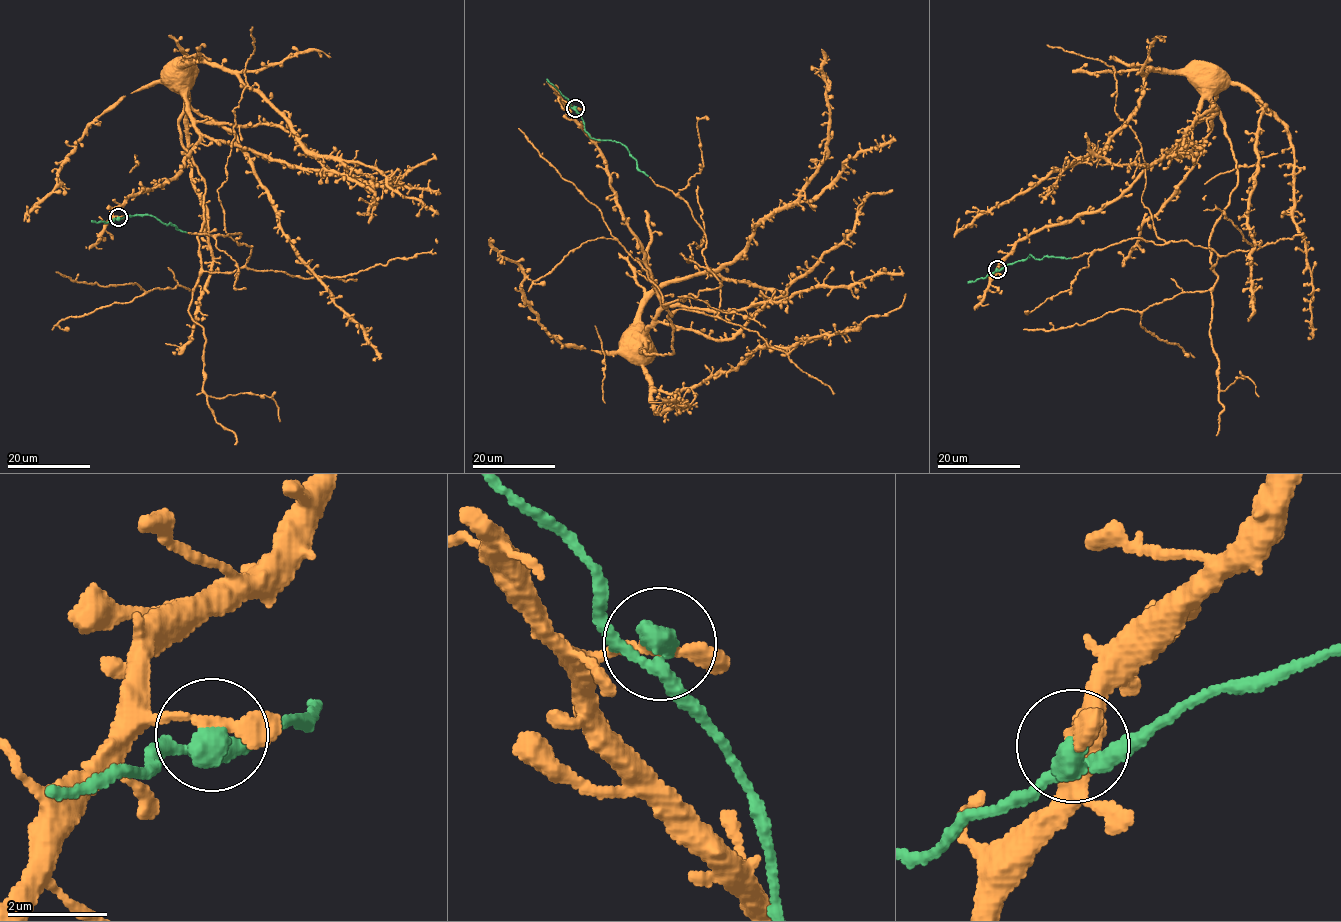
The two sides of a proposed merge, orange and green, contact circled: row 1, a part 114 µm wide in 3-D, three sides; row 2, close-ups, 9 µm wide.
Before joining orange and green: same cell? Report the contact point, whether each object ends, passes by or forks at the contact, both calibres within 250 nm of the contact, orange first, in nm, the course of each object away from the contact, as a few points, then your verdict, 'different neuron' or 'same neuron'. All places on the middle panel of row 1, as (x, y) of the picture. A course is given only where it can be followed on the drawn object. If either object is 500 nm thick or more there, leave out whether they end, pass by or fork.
at (575, 108); orange passes by; green passes by; 240 nm thick on the orange side, 360 nm on the other; orange runs (575, 108), (570, 113), (603, 159), (617, 206), (643, 253), (660, 301), (654, 319), (628, 349), (634, 345); green runs (575, 108), (592, 138), (621, 143), (636, 161), (636, 167), (648, 176); same neuron

